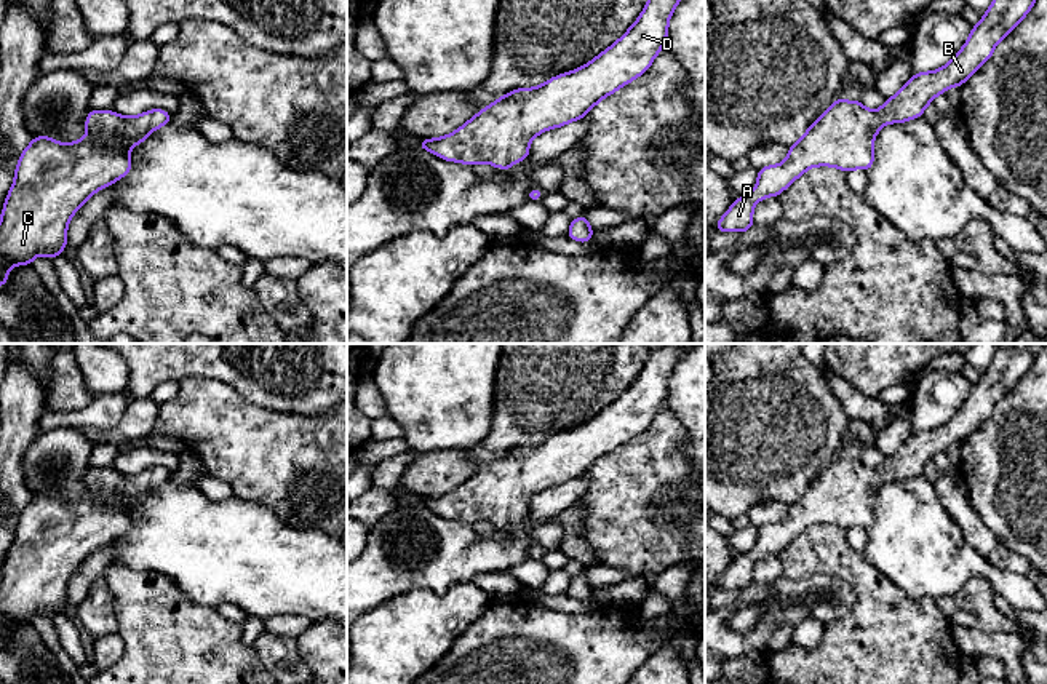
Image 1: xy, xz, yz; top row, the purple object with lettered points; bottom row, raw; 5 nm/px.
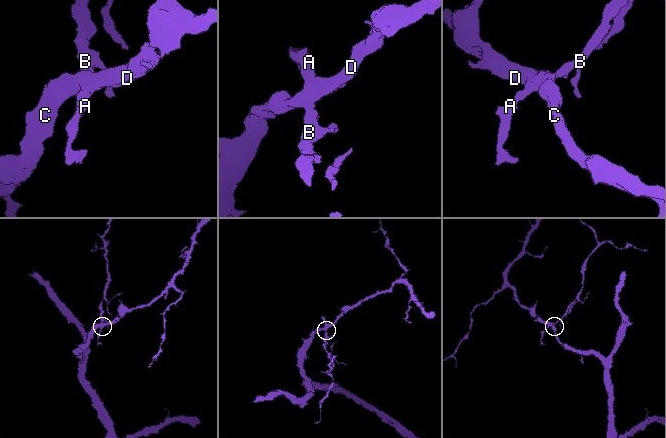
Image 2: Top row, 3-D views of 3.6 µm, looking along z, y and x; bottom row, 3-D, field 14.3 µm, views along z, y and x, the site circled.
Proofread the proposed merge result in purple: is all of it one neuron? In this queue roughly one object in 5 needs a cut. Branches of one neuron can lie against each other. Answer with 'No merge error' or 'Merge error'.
No merge error

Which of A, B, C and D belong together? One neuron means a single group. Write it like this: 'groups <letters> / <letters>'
groups A B C D

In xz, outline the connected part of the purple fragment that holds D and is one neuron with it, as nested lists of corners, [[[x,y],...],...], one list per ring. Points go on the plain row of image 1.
[[[676,344],[649,348],[635,382],[595,417],[537,446],[500,454],[451,492],[420,497],[417,507],[446,519],[489,521],[508,529],[531,513],[529,502],[535,494],[582,478],[603,455],[647,430],[665,404],[668,379],[686,352]]]

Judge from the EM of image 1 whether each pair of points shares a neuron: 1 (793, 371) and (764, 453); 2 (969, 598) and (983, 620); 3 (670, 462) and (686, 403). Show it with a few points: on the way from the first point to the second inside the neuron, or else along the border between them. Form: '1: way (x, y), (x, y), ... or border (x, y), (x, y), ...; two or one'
1: way (772, 392), (769, 395), (769, 424), (764, 432); one
2: way (974, 603), (974, 608), (982, 616); one
3: border (664, 405), (686, 433), (688, 457); two

